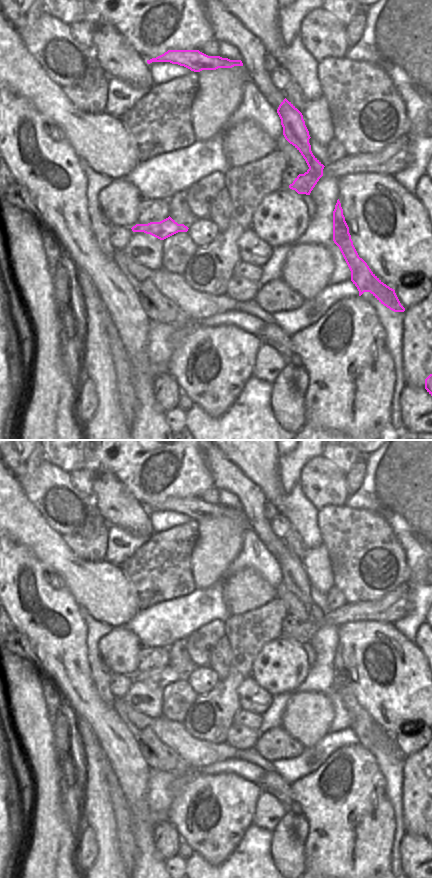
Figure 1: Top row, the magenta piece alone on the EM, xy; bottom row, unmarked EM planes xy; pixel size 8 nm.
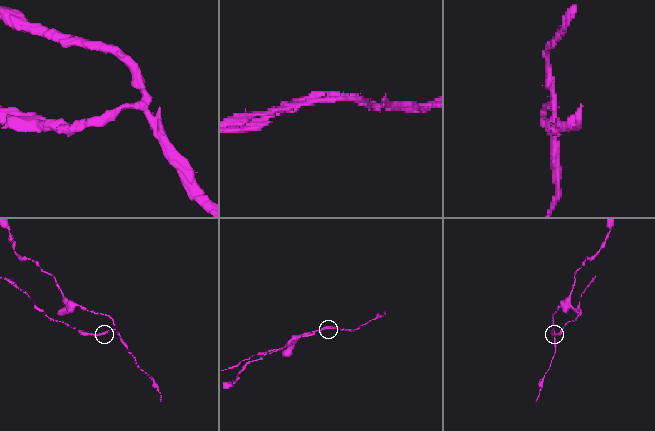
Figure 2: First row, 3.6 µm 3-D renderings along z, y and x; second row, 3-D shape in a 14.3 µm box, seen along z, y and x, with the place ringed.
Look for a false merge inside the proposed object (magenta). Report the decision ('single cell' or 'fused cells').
fused cells

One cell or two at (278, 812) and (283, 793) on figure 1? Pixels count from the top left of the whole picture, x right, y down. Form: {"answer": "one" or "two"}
{"answer": "two"}

